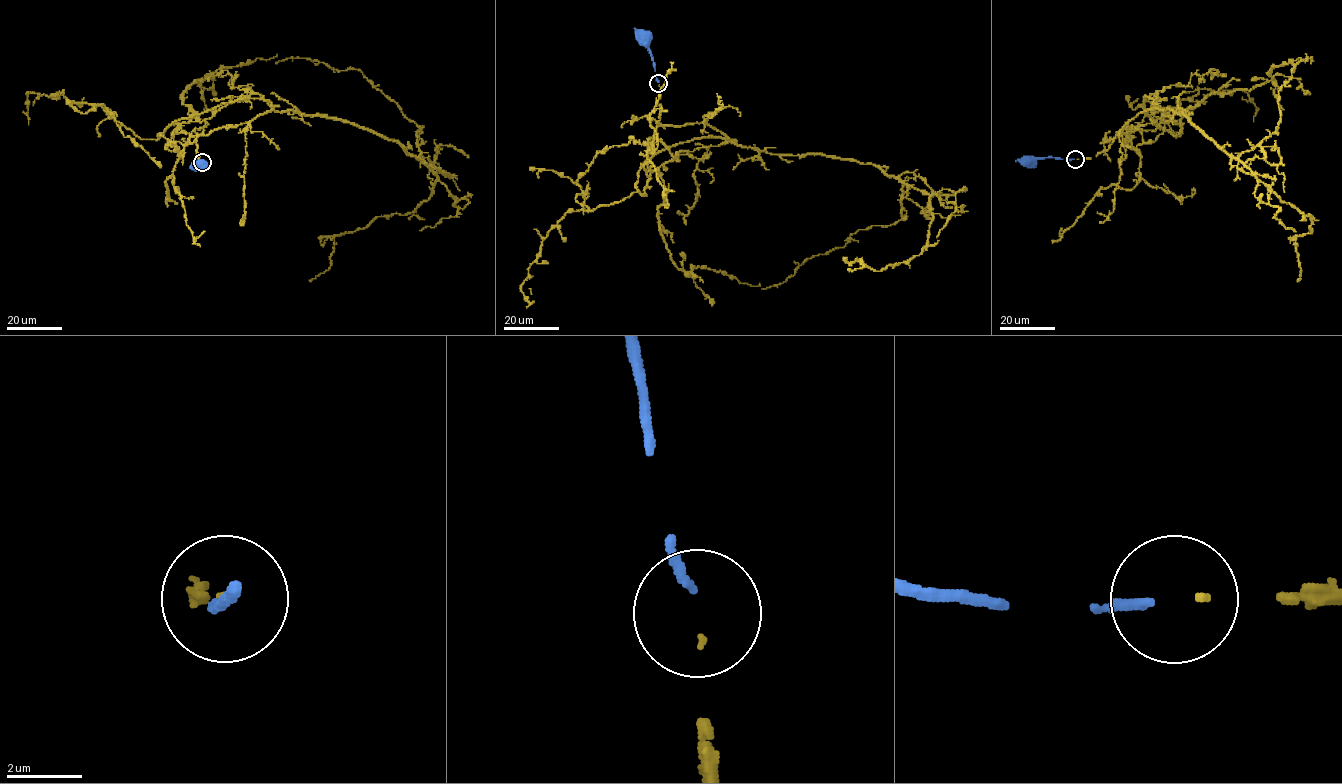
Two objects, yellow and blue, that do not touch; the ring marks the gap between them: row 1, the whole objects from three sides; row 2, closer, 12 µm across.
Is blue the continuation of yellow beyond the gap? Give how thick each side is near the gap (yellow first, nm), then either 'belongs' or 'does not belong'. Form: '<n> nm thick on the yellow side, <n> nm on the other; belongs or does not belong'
110 nm thick on the yellow side, 240 nm on the other; belongs

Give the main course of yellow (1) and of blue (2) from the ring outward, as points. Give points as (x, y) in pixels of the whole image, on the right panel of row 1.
1: (1076, 158), (1106, 151), (1144, 111), (1188, 116), (1282, 201), (1310, 215), (1312, 232), (1295, 237), (1298, 280)
2: (1074, 158), (1028, 158), (1025, 161)

